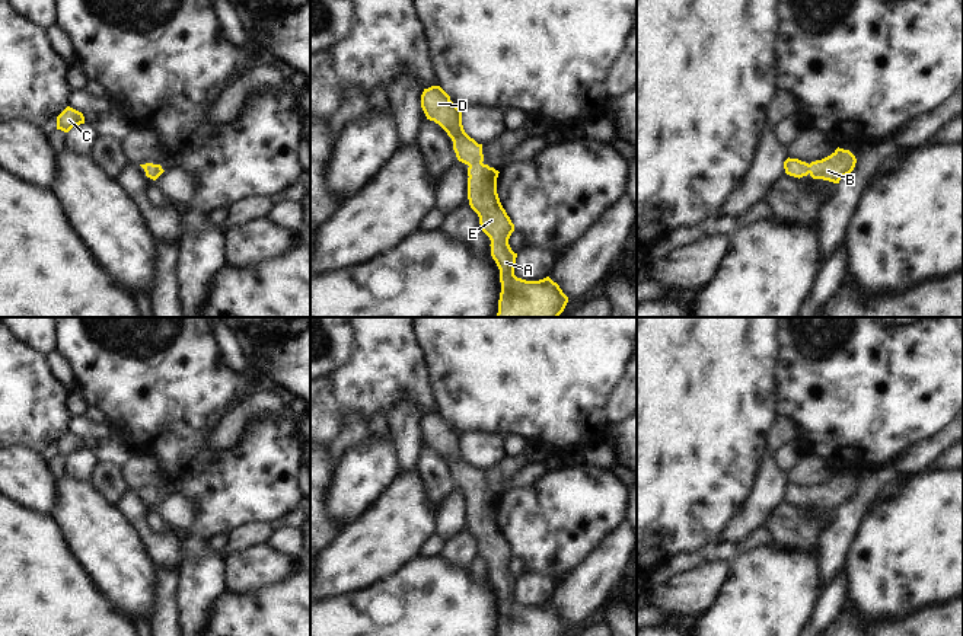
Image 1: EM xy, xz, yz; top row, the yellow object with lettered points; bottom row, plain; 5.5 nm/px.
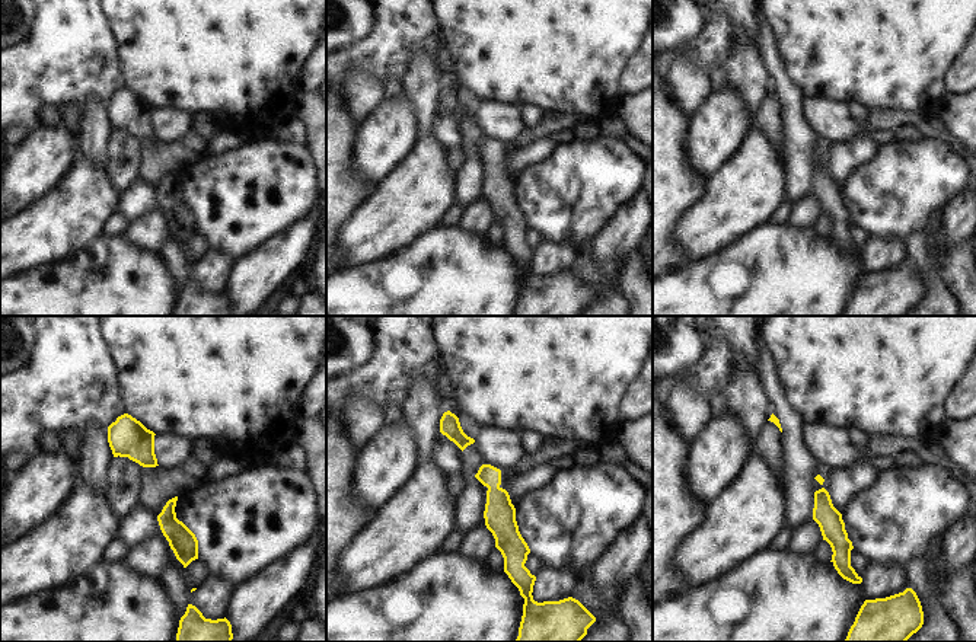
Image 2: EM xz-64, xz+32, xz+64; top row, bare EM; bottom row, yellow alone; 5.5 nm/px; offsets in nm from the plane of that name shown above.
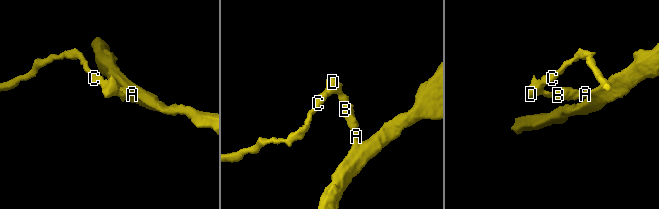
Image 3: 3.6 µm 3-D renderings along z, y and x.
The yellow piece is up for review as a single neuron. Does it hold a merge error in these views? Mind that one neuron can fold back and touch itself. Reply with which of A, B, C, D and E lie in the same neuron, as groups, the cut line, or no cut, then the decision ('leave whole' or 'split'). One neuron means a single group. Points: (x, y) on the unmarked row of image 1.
A B C D E; no cut; leave whole

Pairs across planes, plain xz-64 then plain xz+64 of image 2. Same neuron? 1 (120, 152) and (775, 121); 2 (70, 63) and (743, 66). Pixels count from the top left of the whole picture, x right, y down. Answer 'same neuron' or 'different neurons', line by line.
1: same neuron
2: different neurons

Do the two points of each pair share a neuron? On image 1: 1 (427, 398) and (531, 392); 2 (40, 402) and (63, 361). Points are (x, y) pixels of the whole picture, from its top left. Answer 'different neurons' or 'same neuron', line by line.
1: different neurons
2: different neurons

